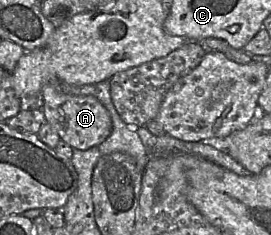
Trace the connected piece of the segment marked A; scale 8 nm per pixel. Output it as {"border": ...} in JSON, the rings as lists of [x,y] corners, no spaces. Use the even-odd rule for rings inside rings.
{"border":[[[59,81],[42,88],[43,112],[46,121],[60,139],[73,149],[87,150],[104,142],[112,132],[112,120],[104,105],[94,96],[71,95],[58,87]]]}

